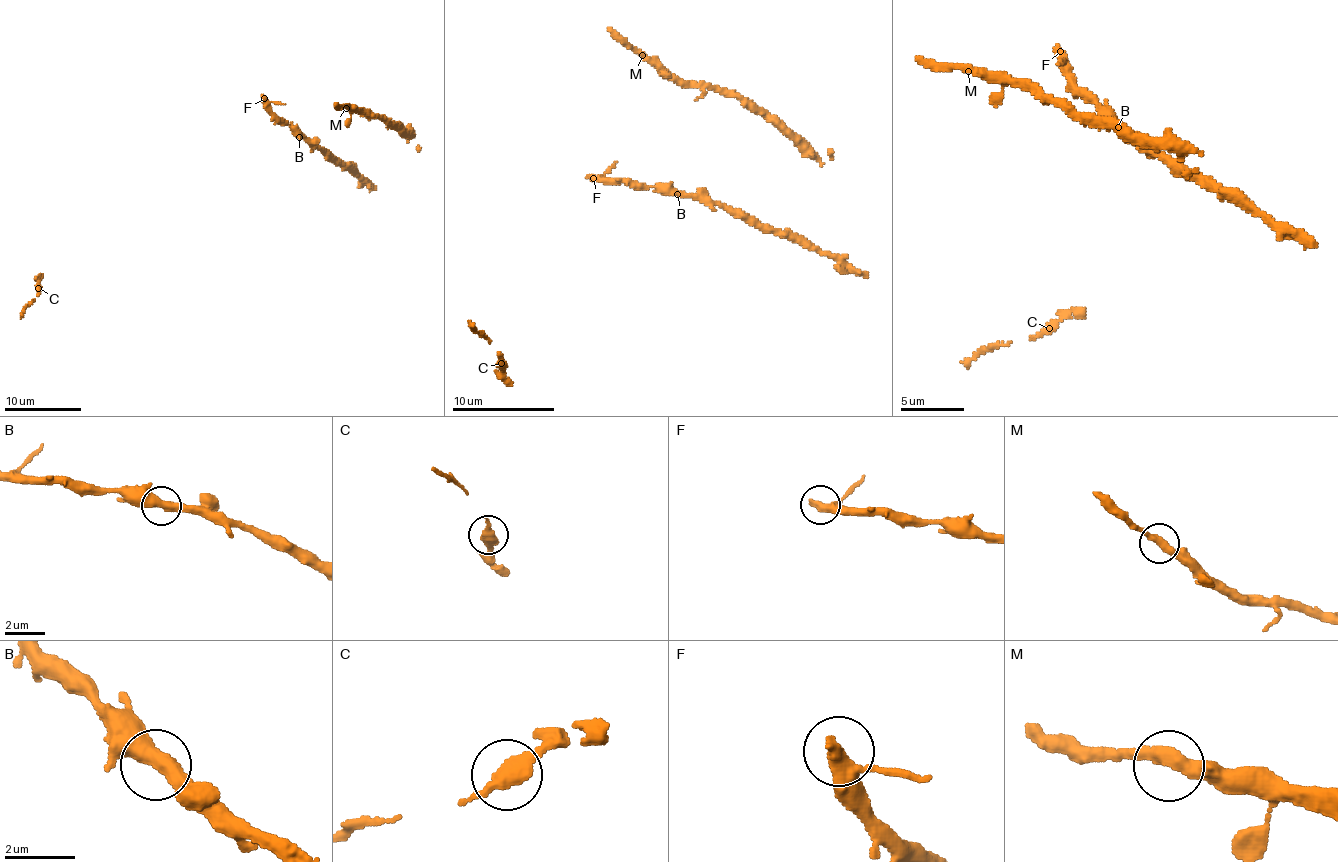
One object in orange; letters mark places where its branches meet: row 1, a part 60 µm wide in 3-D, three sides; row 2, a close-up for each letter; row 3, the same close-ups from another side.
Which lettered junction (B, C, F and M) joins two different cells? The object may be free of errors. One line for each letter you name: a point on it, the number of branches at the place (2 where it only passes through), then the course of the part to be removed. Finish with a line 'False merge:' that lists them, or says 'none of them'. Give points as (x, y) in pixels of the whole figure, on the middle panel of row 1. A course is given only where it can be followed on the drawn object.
False merge: none of them

